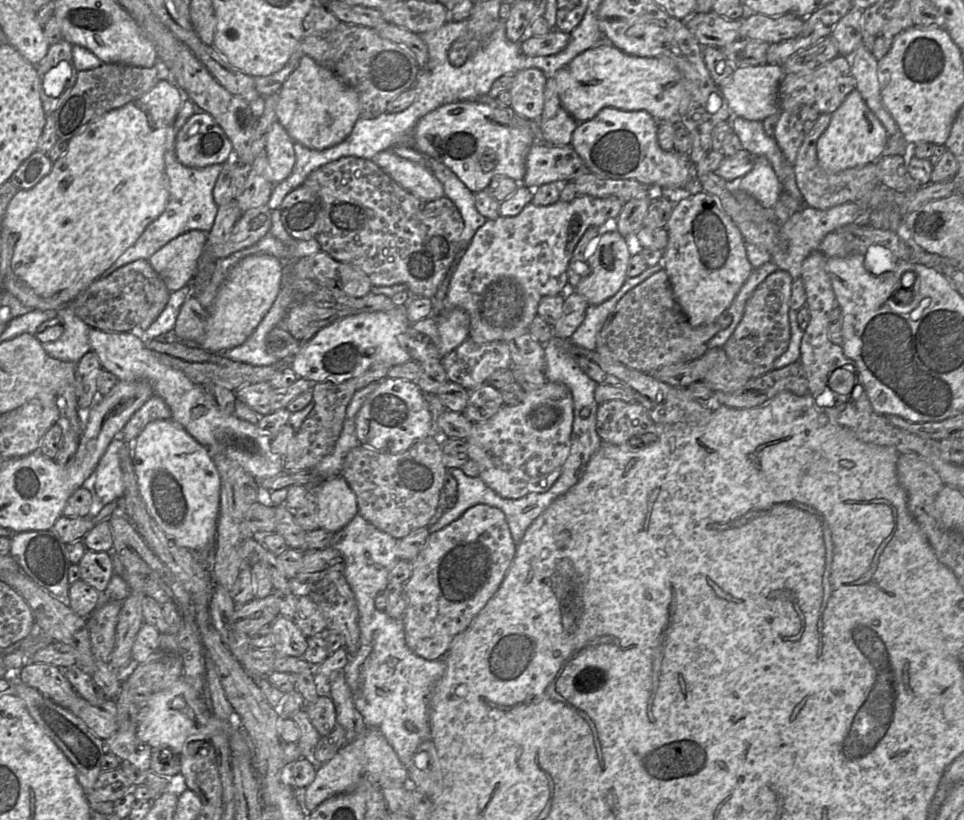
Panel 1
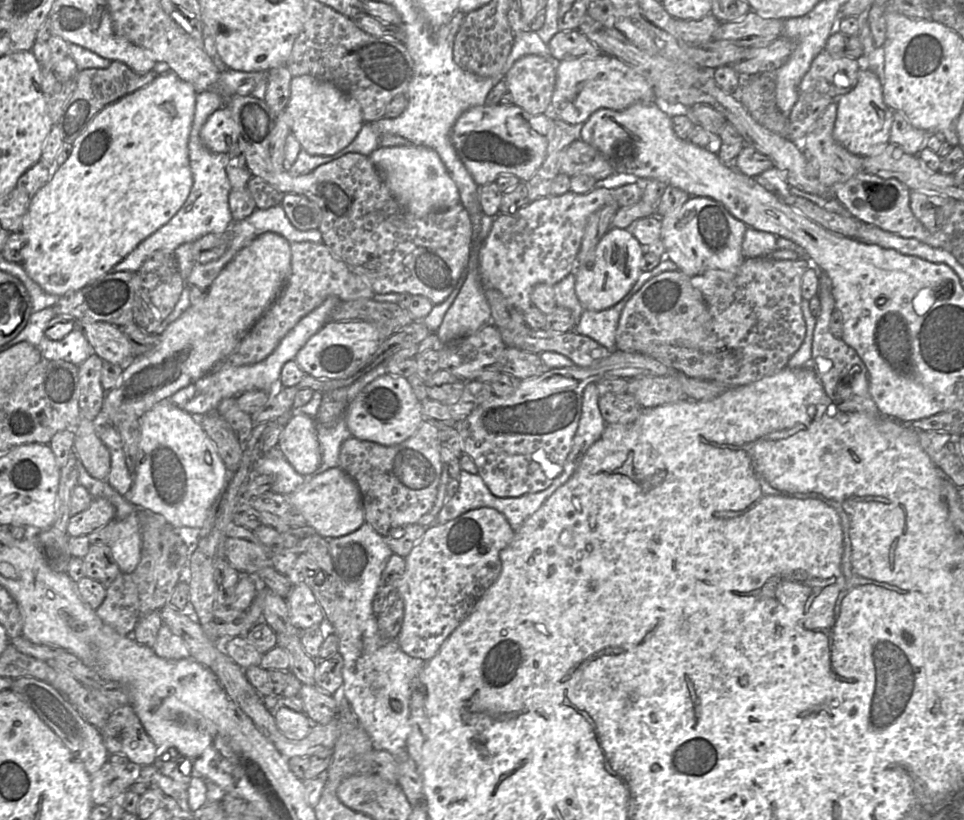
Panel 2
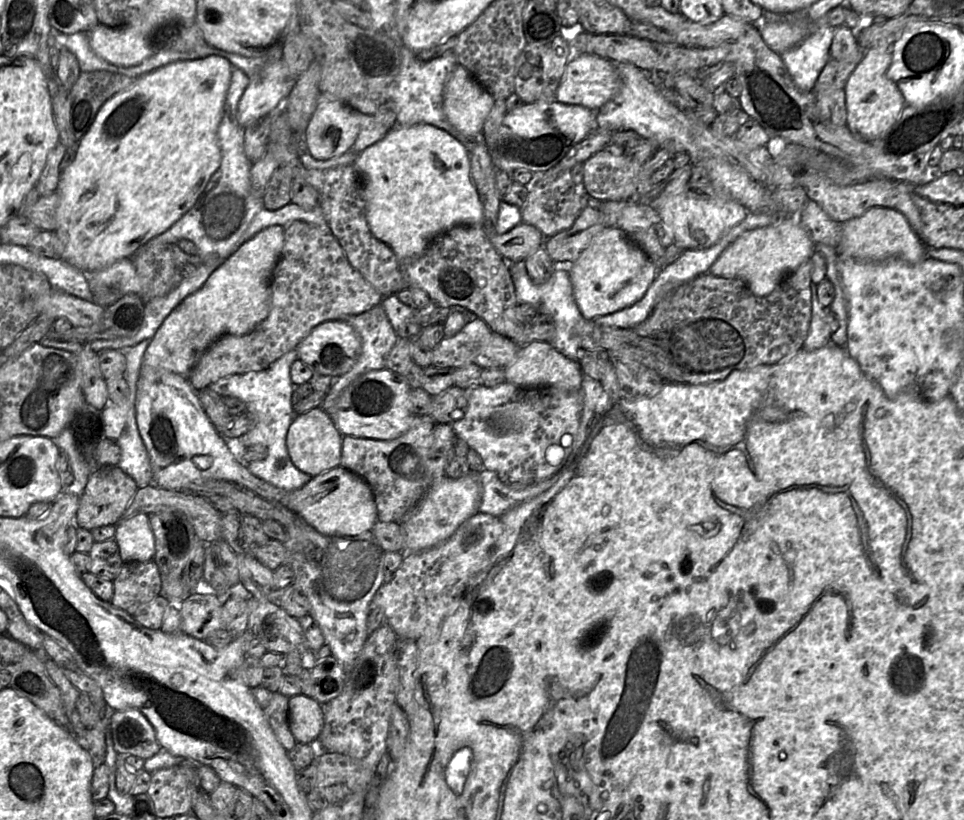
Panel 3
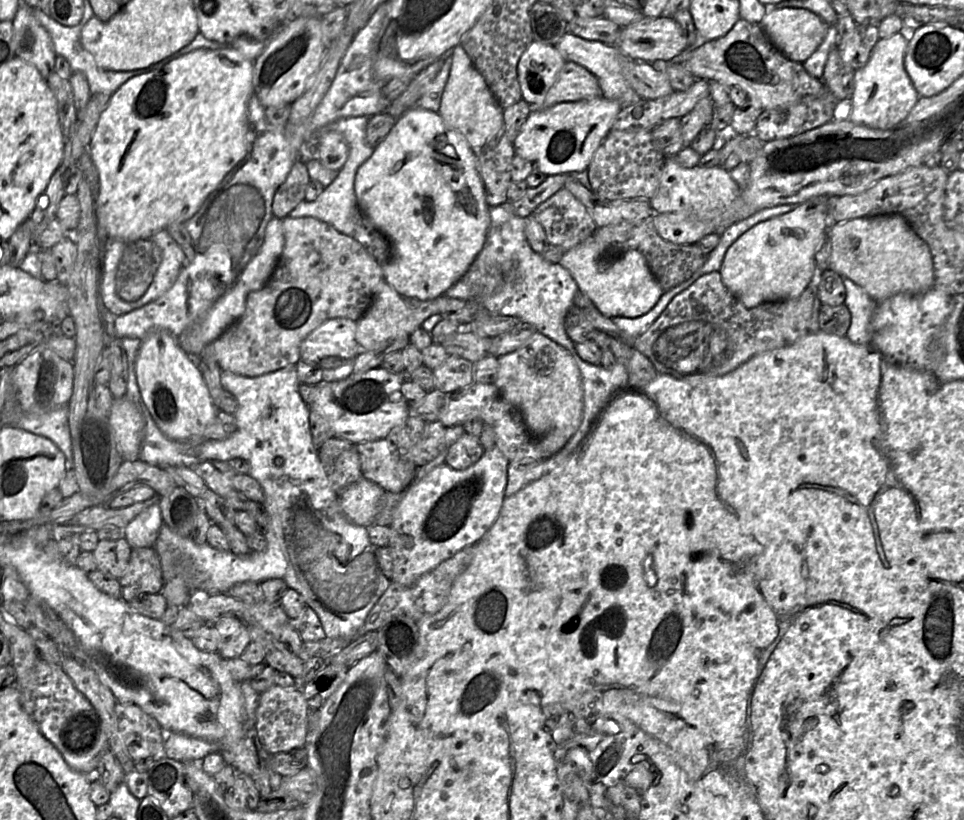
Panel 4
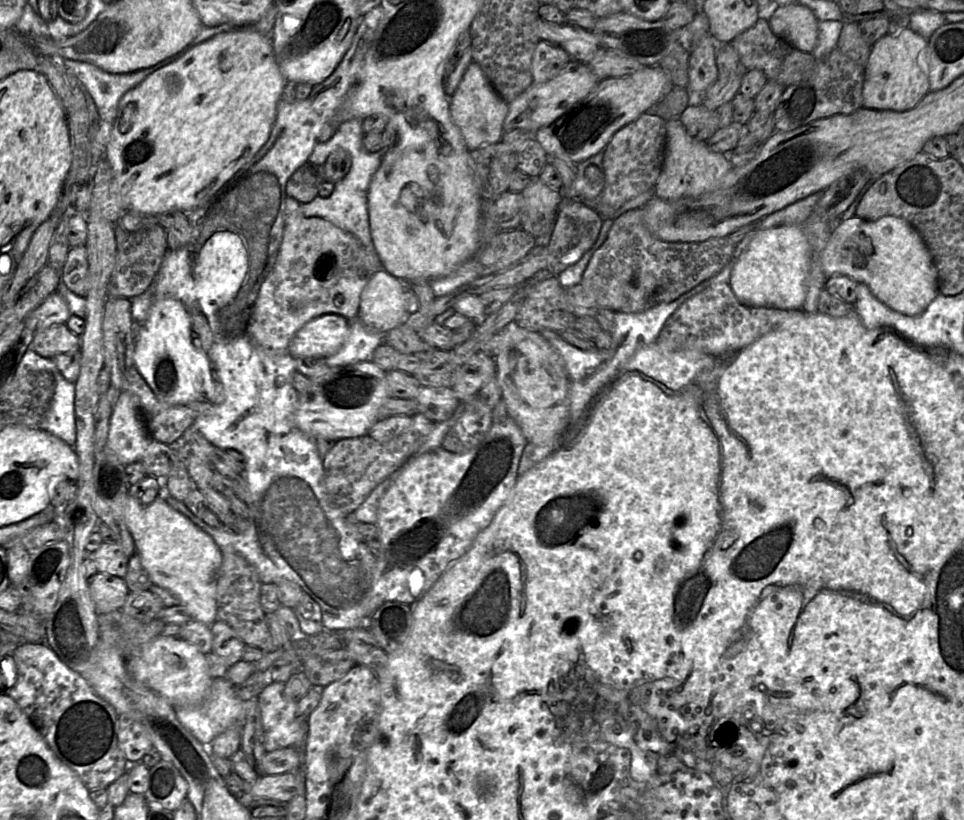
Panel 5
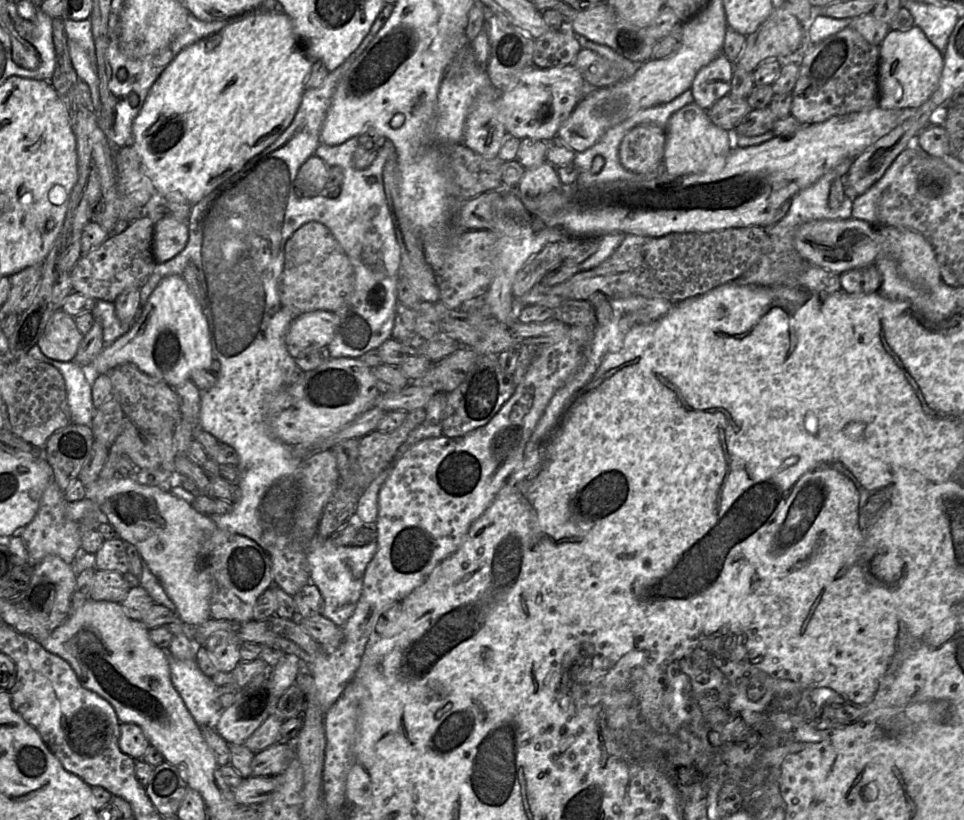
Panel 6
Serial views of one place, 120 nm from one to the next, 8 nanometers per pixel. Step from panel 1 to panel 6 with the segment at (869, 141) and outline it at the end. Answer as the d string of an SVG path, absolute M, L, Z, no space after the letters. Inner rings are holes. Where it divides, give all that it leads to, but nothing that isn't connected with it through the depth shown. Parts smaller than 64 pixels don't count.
M918 26L906 30L890 29L879 45L879 106L883 109L906 109L922 106L938 88L943 70L943 53Z

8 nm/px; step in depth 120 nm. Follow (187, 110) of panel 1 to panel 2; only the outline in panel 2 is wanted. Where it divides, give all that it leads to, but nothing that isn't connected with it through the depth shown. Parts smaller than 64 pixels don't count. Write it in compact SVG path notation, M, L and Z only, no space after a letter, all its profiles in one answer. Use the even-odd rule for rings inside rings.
M217 90L197 93L188 142L189 162L193 177L190 193L177 213L166 224L140 242L131 253L111 269L110 273L137 272L156 251L175 250L180 245L194 242L207 234L224 233L230 229L233 223L228 203L231 185L226 173L230 156L228 153L210 152L204 146L200 136L201 129L209 116L222 106L223 99Z

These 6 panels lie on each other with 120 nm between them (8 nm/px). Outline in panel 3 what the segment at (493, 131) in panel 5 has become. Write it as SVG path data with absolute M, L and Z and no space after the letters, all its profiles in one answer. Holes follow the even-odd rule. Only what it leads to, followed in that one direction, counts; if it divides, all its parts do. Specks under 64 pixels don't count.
M463 65L455 66L444 88L443 110L461 135L480 138L494 102L493 96Z

